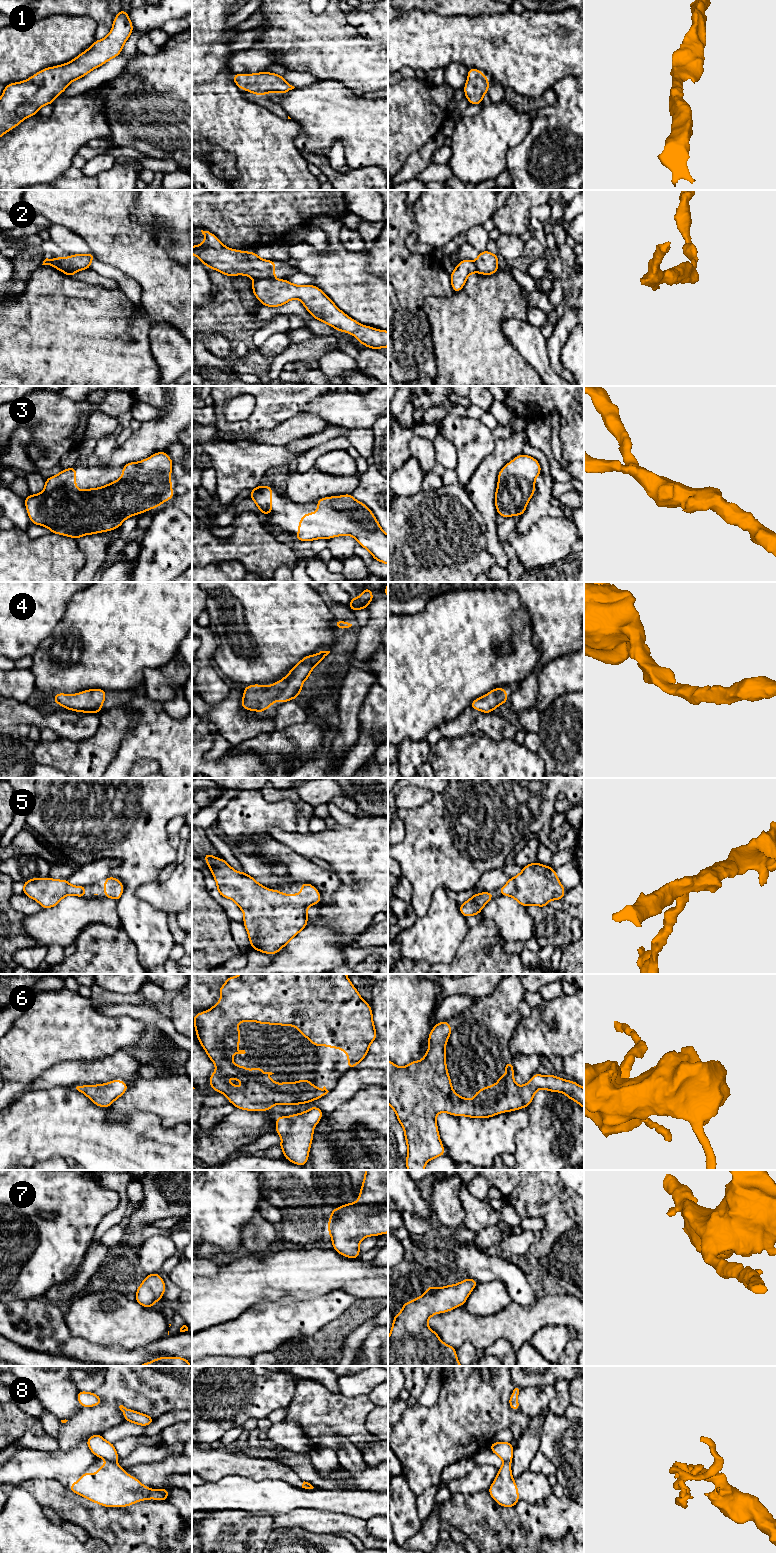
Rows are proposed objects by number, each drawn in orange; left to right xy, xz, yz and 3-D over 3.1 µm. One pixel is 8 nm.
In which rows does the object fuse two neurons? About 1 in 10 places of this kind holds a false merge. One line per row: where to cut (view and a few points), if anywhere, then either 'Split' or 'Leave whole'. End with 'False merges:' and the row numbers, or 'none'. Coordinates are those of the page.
1: No split. Leave whole
2: Split along xz (272, 277), (254, 279). Split
3: No split. Leave whole
4: No split. Leave whole
5: No split. Leave whole
6: No split. Leave whole
7: No split. Leave whole
8: Split along xy (107, 1460), (114, 1463). Split
False merges: 2, 8

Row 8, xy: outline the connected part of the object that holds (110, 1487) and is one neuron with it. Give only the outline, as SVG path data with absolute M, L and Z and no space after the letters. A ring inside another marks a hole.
M107 1461L105 1466L99 1466L95 1475L85 1472L78 1481L69 1486L69 1490L104 1507L127 1507L136 1502L148 1499L167 1501L168 1488L154 1490L145 1487L137 1478L124 1472L124 1468Z

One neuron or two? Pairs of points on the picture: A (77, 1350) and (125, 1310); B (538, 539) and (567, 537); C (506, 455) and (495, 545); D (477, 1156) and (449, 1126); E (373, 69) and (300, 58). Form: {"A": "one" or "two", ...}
{"A": "two", "B": "one", "C": "one", "D": "one", "E": "one"}

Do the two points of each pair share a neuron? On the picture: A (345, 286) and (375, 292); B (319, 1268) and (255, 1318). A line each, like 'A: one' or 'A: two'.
A: one
B: two

